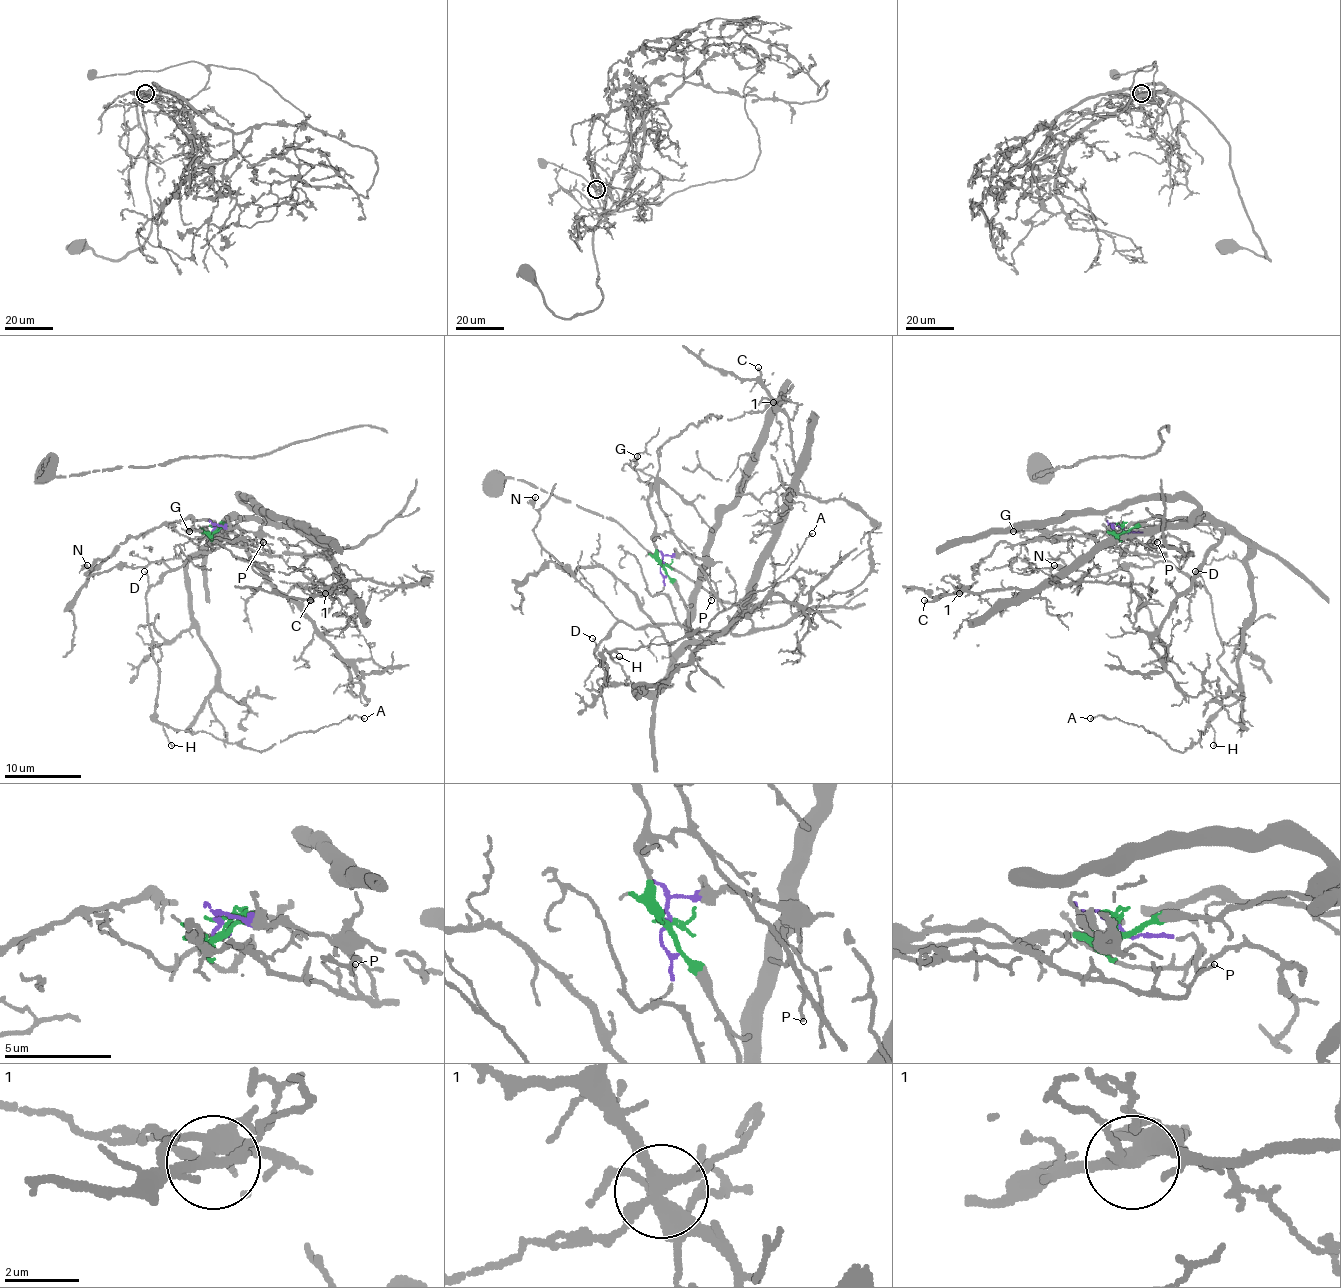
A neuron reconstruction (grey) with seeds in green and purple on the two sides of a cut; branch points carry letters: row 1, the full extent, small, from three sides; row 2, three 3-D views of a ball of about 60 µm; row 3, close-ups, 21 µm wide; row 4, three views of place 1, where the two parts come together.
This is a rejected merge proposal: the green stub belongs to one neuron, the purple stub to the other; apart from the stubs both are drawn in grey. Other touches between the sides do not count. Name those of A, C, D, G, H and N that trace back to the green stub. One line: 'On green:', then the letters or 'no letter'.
On green: C, G

